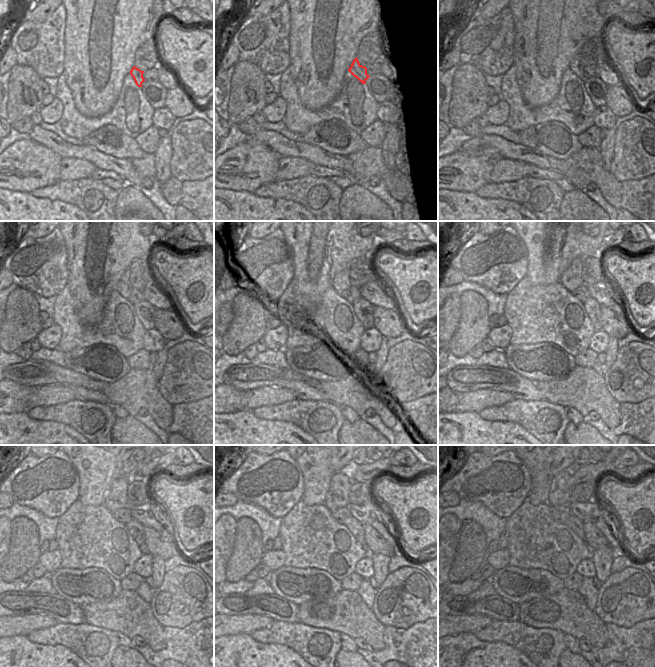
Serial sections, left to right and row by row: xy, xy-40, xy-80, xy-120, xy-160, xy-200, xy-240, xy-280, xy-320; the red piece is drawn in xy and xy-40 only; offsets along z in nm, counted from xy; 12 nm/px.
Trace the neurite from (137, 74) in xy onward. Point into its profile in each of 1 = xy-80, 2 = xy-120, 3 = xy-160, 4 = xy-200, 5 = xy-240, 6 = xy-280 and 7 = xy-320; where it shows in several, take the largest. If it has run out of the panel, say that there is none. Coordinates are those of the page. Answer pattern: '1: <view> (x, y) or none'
1: xy-80 (574, 65)
2: xy-120 (123, 287)
3: xy-160 (341, 283)
4: xy-200 (569, 279)
5: xy-240 (116, 498)
6: xy-280 (337, 497)
7: xy-320 (559, 495)

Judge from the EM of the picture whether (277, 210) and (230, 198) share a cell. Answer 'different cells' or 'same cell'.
same cell

